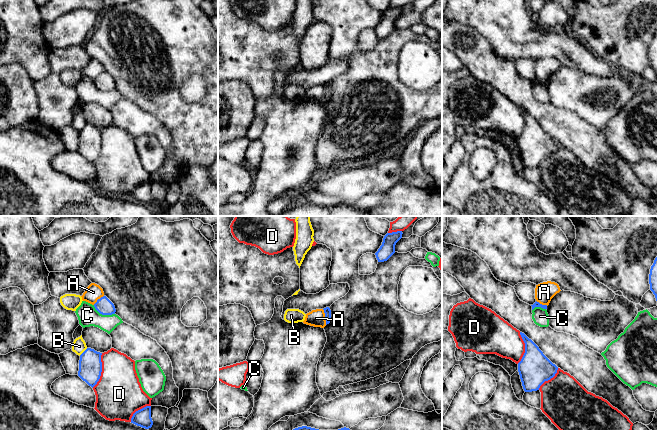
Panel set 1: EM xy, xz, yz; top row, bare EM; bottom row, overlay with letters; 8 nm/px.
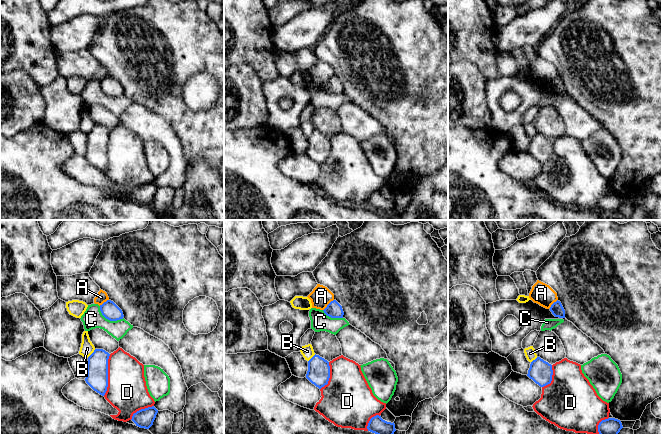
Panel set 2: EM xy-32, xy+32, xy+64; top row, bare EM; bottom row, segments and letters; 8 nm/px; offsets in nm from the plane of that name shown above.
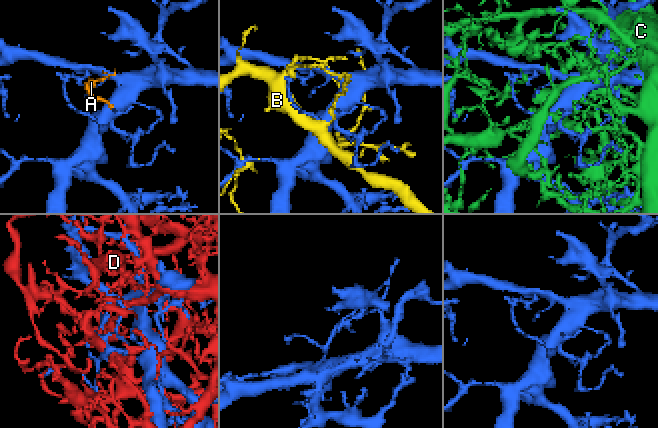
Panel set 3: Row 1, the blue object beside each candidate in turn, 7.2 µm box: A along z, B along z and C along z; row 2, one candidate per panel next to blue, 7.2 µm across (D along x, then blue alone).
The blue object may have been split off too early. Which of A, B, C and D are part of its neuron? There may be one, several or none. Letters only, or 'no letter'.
no letter

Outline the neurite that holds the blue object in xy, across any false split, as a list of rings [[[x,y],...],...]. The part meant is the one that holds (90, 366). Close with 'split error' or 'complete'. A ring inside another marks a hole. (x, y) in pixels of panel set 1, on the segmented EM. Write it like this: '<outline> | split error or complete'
[[[87,348],[79,360],[78,376],[92,388],[97,384],[102,372],[102,353]]] | complete

